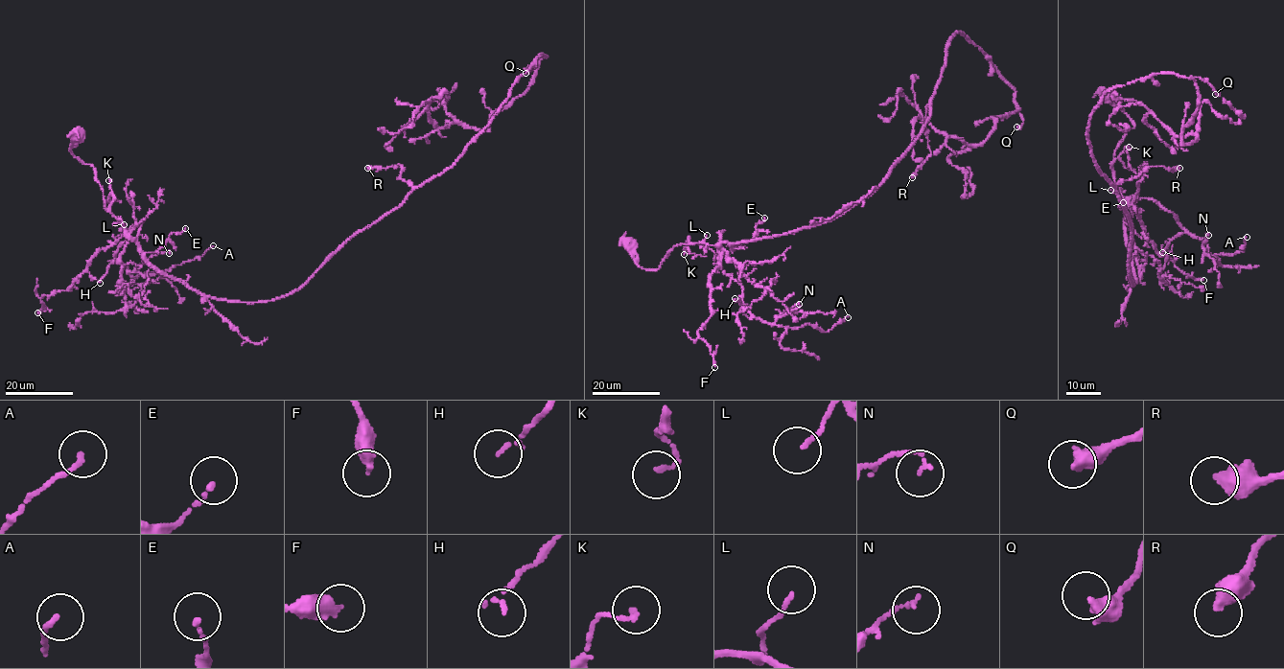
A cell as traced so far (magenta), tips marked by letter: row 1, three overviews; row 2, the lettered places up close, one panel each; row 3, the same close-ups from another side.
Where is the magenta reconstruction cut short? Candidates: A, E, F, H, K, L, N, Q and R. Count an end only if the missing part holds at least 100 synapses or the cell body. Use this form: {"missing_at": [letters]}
{"missing_at": []}

